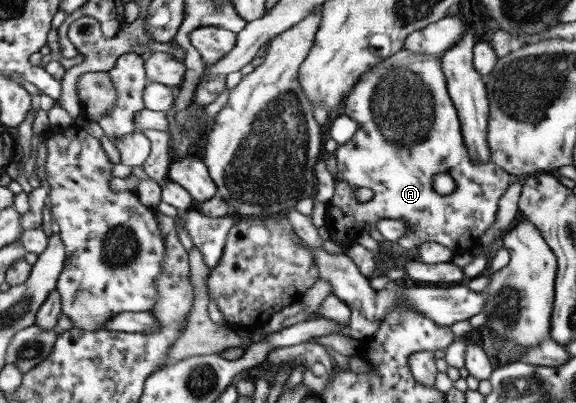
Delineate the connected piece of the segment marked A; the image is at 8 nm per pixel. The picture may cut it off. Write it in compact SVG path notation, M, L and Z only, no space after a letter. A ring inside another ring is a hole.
M400 49L396 54L386 58L380 63L376 63L375 67L365 71L364 79L360 79L360 83L356 82L356 87L352 87L351 93L348 95L345 101L345 114L352 117L357 123L357 130L352 134L352 139L348 141L348 144L339 146L334 153L336 158L339 179L334 183L335 192L332 198L328 201L327 206L327 224L324 225L330 233L330 237L341 243L344 247L352 243L355 237L360 232L367 232L368 227L374 227L375 223L379 219L401 219L409 225L411 229L408 235L400 237L397 243L402 246L402 249L414 249L419 244L426 241L433 241L439 243L444 247L447 247L454 254L475 252L480 247L480 238L485 231L489 228L489 225L494 223L496 219L496 210L498 207L498 200L500 196L506 191L506 188L511 184L513 178L509 173L506 173L501 167L494 165L492 162L486 162L483 164L473 164L471 157L469 156L464 143L462 143L460 124L457 118L456 110L453 103L447 94L445 86L445 77L441 72L439 64L439 58L436 54L424 54L414 53L412 51L406 51ZM435 173L448 173L454 181L454 189L450 195L440 195L432 188L432 175ZM357 187L366 187L370 189L373 195L372 198L366 202L356 202L353 196L353 189Z

